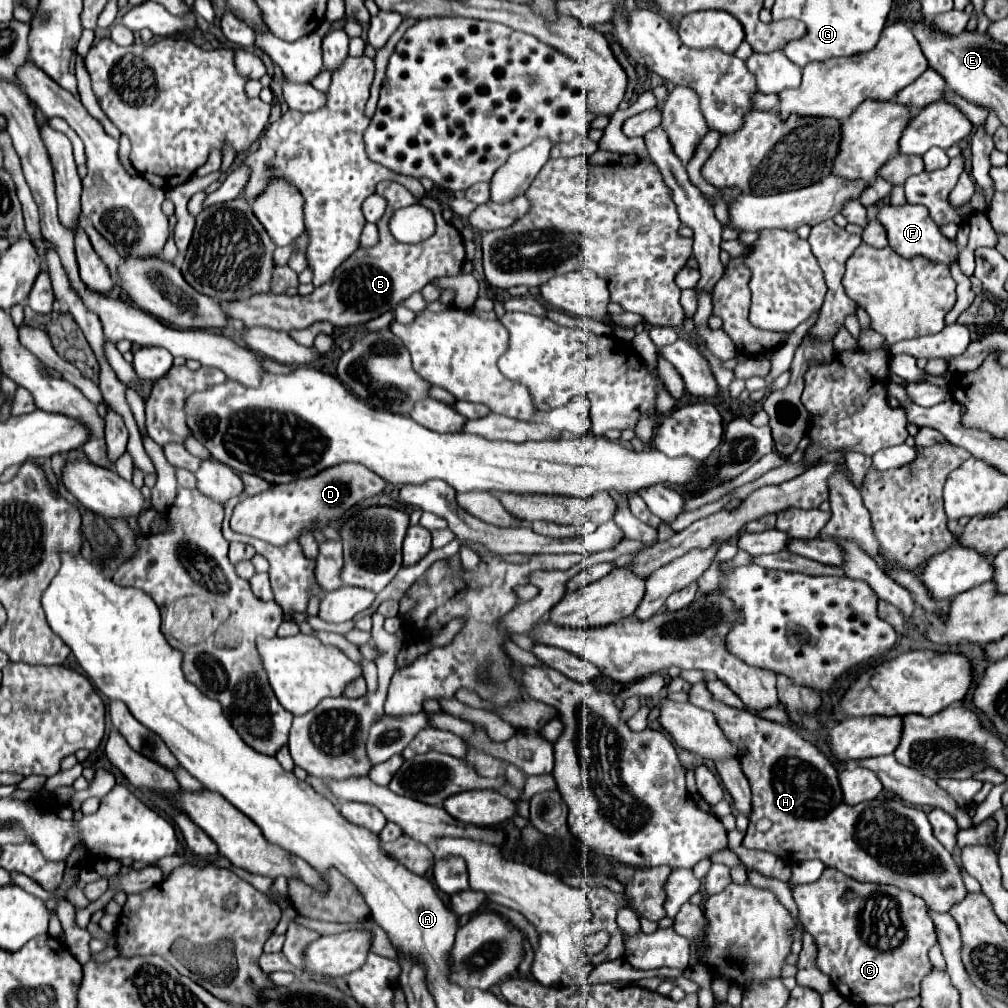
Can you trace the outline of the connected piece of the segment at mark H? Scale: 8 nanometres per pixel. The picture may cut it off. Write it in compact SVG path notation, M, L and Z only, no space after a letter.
M705 682L693 684L689 692L691 704L709 710L715 714L721 730L729 740L739 744L739 760L743 774L747 776L753 792L753 812L751 824L743 838L745 848L777 852L787 864L797 864L803 860L821 860L829 868L837 868L843 874L861 880L861 882L875 882L875 884L891 884L903 890L913 892L915 896L927 902L927 908L933 912L949 912L953 904L959 904L965 896L965 884L961 876L961 868L955 858L939 844L939 840L931 832L931 824L927 814L919 808L905 806L897 800L879 800L877 804L857 804L847 806L843 804L841 786L837 780L837 770L831 762L807 740L803 740L795 730L785 724L769 722L751 714L749 710L731 708L711 696Z

